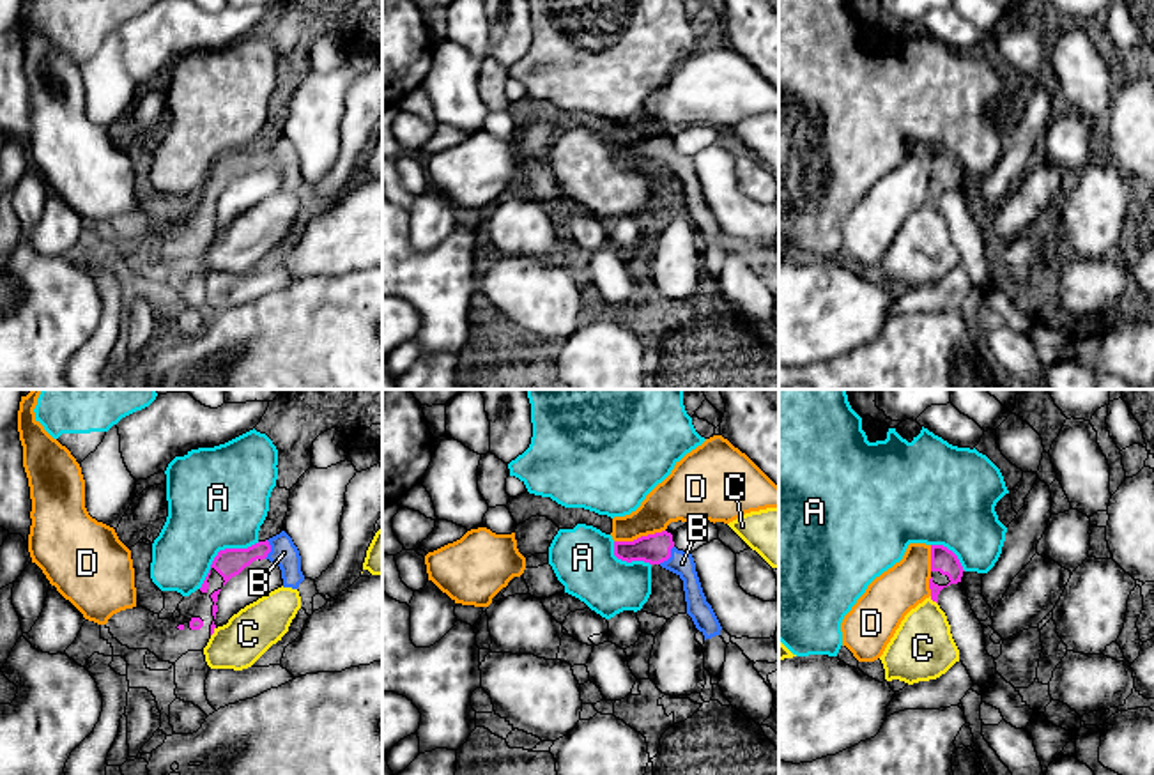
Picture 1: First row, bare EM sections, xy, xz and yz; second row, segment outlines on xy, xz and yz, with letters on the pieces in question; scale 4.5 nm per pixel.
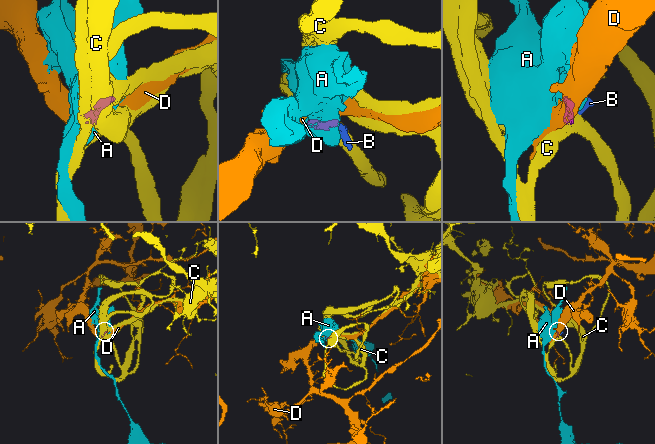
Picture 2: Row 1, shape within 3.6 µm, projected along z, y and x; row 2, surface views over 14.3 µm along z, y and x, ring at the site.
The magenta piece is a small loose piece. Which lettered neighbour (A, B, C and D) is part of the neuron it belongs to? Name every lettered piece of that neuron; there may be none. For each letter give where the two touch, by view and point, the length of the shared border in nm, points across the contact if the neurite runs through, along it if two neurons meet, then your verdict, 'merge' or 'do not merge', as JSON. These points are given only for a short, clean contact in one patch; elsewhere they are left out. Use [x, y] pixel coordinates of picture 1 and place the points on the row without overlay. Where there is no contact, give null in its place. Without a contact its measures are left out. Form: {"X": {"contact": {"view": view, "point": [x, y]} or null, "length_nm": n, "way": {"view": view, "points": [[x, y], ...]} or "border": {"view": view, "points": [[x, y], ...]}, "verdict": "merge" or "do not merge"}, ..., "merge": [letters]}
{"A": {"contact": {"view": "xy", "point": [220, 154]}, "length_nm": 360, "border": {"view": "xy", "points": [[259, 145], [248, 151], [222, 153], [199, 191]]}, "verdict": "do not merge"}, "B": {"contact": {"view": "xz", "point": [669, 160]}, "length_nm": 110, "way": {"view": "xz", "points": [[653, 153], [669, 160], [682, 167]]}, "verdict": "merge"}, "C": {"contact": {"view": "yz", "point": [933, 204]}, "length_nm": 50, "border": {"view": "yz", "points": [[930, 200], [937, 207]]}, "verdict": "do not merge"}, "D": {"contact": {"view": "xz", "point": [641, 140]}, "length_nm": 240, "verdict": "do not merge"}, "merge": ["B"]}

